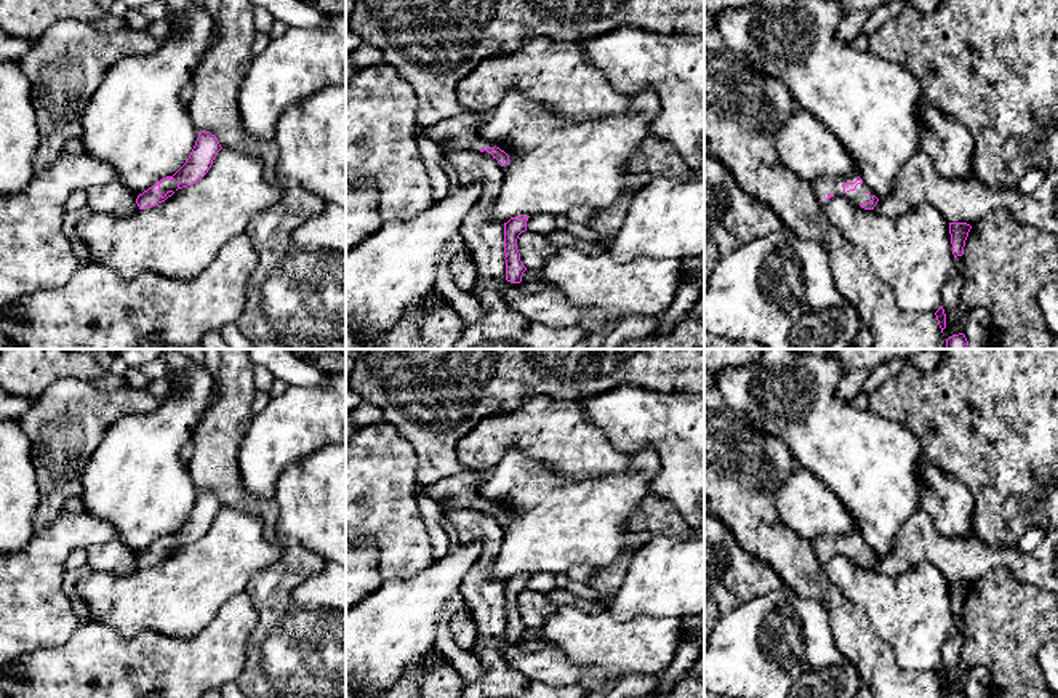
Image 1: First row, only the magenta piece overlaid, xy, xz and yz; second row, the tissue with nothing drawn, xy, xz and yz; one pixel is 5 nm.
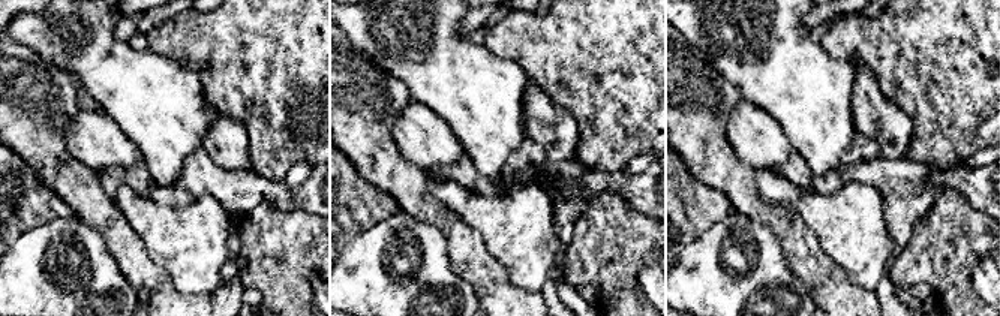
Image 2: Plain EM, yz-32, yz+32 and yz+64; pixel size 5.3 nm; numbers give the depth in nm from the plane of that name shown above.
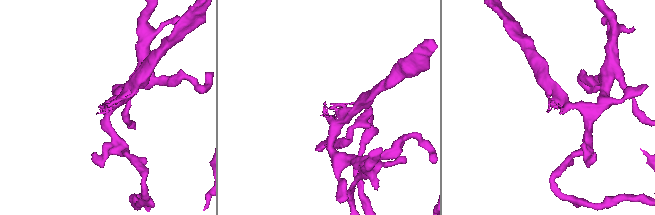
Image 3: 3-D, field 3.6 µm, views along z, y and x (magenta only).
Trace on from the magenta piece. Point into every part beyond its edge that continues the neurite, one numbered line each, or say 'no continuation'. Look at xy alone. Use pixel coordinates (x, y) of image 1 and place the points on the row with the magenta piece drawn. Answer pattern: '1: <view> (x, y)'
1: xy (168, 184)

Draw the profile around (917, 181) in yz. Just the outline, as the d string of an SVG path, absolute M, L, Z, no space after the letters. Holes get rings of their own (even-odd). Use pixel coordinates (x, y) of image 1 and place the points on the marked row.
M919 150L900 170L895 191L879 199L874 211L893 218L917 203L932 203L948 223L967 223L972 227L1000 208L1021 224L1058 234L1058 171L1047 173L1034 192L1023 195L1016 187L999 189L976 178L944 179L930 155Z

